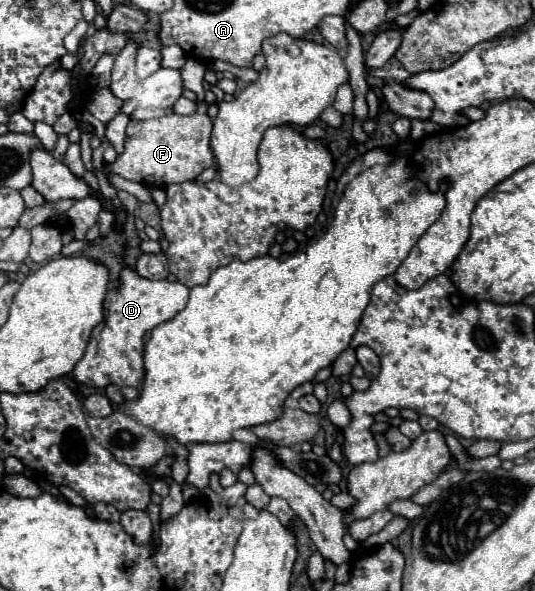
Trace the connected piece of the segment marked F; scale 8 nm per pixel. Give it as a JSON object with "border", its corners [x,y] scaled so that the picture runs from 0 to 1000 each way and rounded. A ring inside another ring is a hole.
{"border":[[[389,152],[385,173],[370,176],[370,190],[359,196],[314,193],[303,200],[239,210],[232,261],[224,261],[213,277],[198,277],[194,284],[284,318],[310,318],[318,311],[366,305],[385,284],[402,276],[400,261],[393,254],[396,217],[393,200],[385,196],[385,183],[400,169],[404,169],[400,156]]]}

